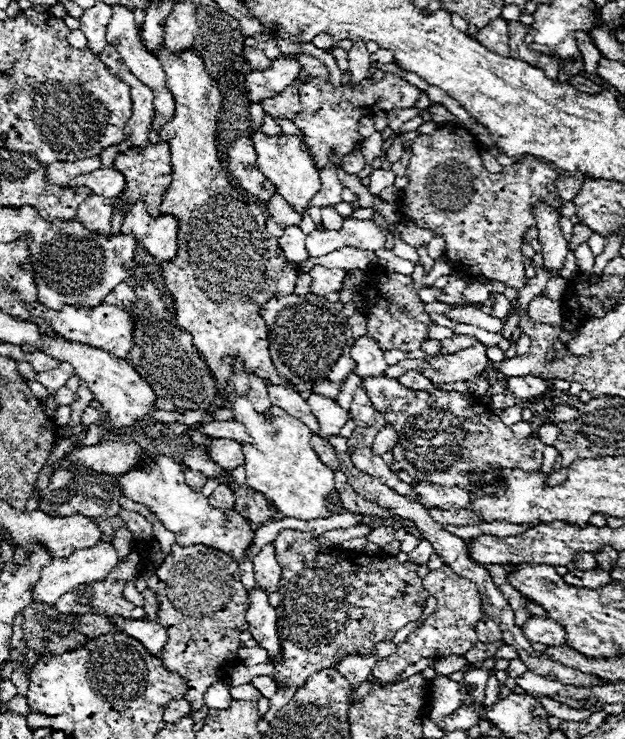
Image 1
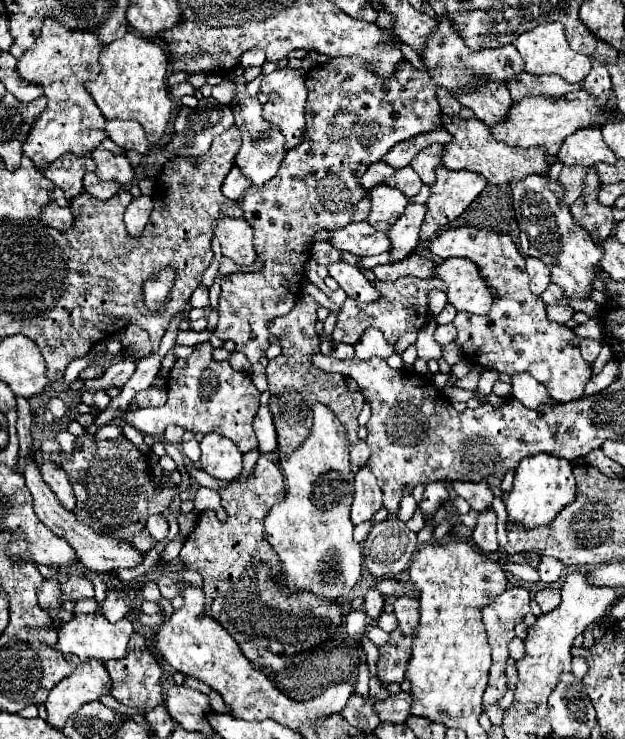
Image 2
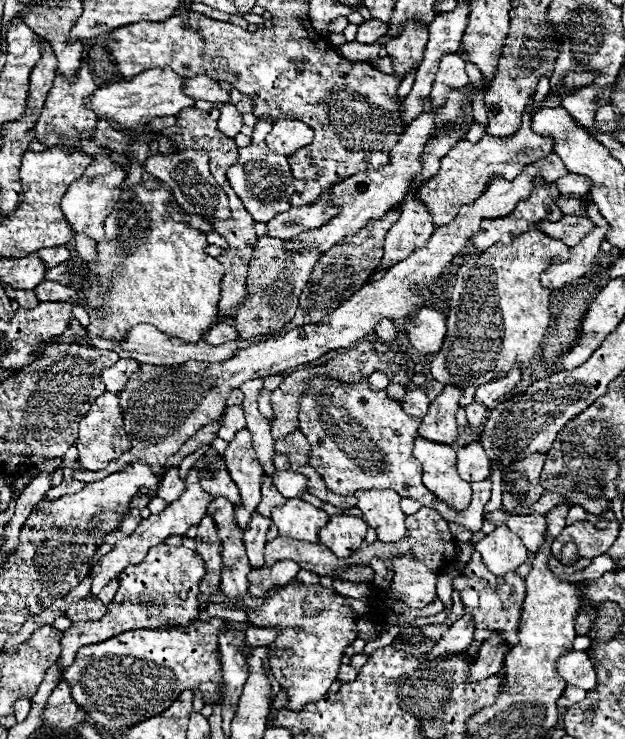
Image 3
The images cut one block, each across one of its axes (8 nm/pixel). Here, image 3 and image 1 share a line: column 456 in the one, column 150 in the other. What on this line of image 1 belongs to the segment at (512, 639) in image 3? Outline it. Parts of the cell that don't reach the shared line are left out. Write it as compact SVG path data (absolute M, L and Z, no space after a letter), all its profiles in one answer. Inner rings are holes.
M174 544L170 554L164 558L164 562L148 578L148 590L154 592L158 600L156 620L168 632L168 642L160 650L158 658L162 660L166 670L180 674L186 680L186 700L190 700L192 712L196 712L204 706L206 688L218 680L226 680L234 664L238 662L236 652L240 648L240 632L244 632L248 626L244 618L248 610L248 592L240 582L238 564L232 556L226 556L224 552L214 552L214 548L202 548L202 546L186 548Z

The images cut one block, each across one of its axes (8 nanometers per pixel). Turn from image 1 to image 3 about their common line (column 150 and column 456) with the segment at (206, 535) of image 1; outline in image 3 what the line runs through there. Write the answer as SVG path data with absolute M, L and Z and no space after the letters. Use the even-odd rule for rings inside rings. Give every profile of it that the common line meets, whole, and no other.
M424 438L414 440L414 456L424 468L424 486L452 510L462 512L470 506L472 488L462 480L456 470L456 452L452 446L428 442Z

